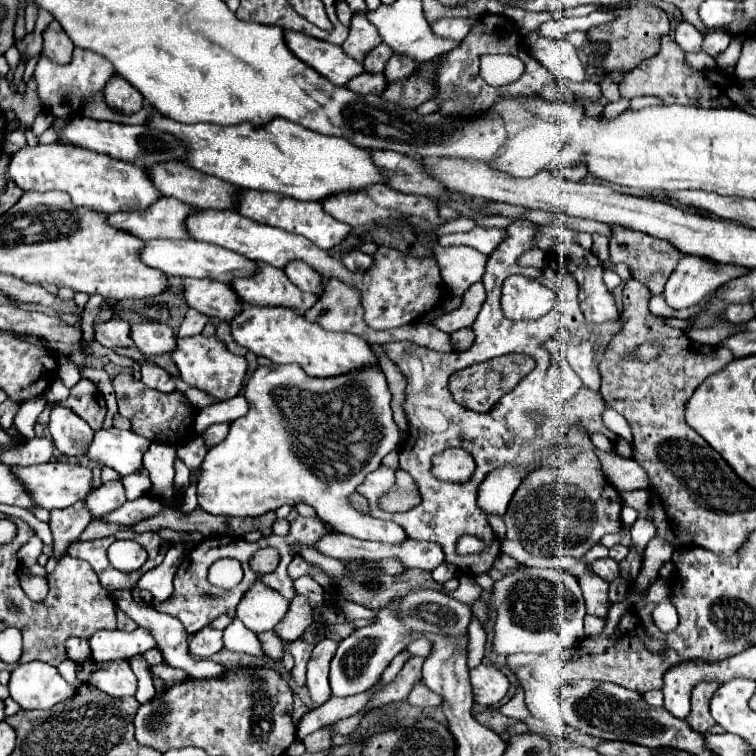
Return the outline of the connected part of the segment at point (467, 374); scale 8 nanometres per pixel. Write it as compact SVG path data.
M507 355L507 357L475 363L467 369L455 371L449 377L449 391L459 405L485 413L489 411L489 407L493 407L493 403L497 403L505 393L509 393L527 373L531 373L533 367L535 367L535 361L529 355Z

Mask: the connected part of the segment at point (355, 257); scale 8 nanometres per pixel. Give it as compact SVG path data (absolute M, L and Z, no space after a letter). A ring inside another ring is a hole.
M353 251L353 253L345 255L341 261L349 271L369 271L373 267L373 257L365 255L361 251Z

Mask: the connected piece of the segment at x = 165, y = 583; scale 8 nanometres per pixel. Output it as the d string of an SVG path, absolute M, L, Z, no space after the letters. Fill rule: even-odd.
M179 543L173 545L173 547L167 551L163 563L161 563L159 567L155 567L155 569L143 573L143 577L135 583L133 589L151 591L155 599L165 601L165 599L171 595L171 591L173 591L173 575L175 575L177 567L179 567L179 563L181 563L181 559L183 559L183 553L185 553L183 545L179 545Z

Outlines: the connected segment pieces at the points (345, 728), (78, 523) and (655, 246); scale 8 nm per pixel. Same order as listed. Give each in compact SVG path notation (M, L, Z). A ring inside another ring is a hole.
M353 715L353 717L349 717L349 719L339 721L339 723L335 725L335 731L341 733L341 735L349 735L353 729L357 729L357 725L359 725L359 715Z
M79 501L71 507L65 509L55 509L49 511L51 519L49 519L49 527L53 533L53 555L57 559L61 559L67 551L67 547L77 541L77 537L81 535L81 529L85 529L91 521L91 513L87 511L85 501Z
M611 227L609 253L611 263L625 263L631 271L631 277L641 281L651 291L651 295L659 295L663 291L663 285L667 283L669 275L679 265L679 259L685 257L681 251L675 251L675 247L667 245L663 239L655 239L639 231L627 231L627 227Z

